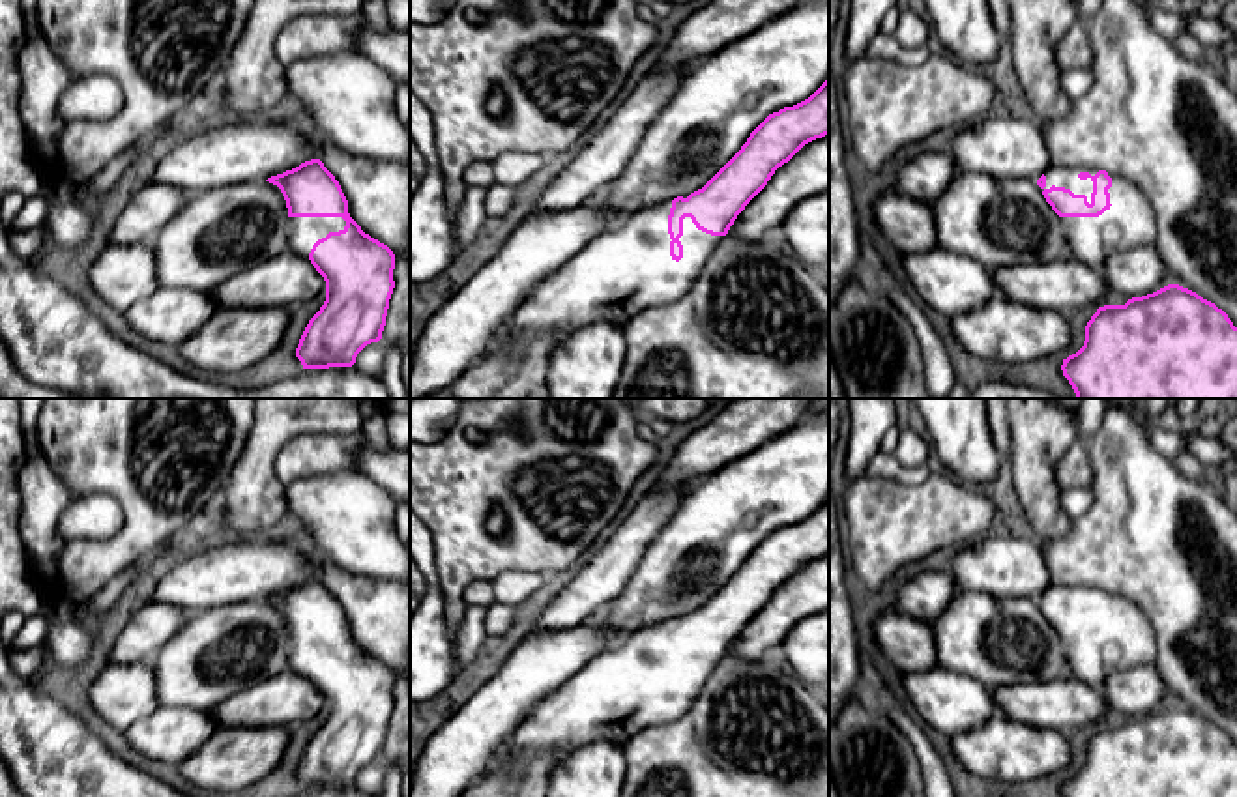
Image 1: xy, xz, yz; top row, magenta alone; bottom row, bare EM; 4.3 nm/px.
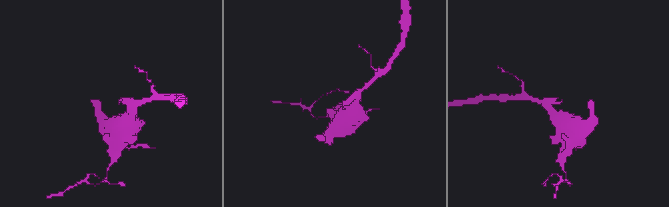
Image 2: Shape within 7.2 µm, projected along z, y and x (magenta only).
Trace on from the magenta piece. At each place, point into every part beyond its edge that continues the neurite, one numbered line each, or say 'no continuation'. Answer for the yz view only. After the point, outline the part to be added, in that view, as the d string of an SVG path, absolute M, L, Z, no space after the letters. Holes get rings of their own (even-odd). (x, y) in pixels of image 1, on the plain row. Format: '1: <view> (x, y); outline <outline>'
1: yz (1062, 595); outline M1050 586L1046 587L1046 606L1065 606L1070 608L1074 614L1085 614L1087 621L1091 623L1093 601L1091 597L1097 593L1097 587L1089 586ZM1041 608L1041 610L1044 610Z

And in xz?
1: xz (625, 689); outline M672 621L655 623L595 655L526 715L487 775L543 750L552 754L554 769L588 743L623 745L649 726L683 717L724 655L706 653L685 636L683 677L676 681L670 675L670 627Z

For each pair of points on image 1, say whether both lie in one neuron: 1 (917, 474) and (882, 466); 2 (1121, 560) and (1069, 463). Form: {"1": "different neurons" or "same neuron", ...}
{"1": "same neuron", "2": "different neurons"}

